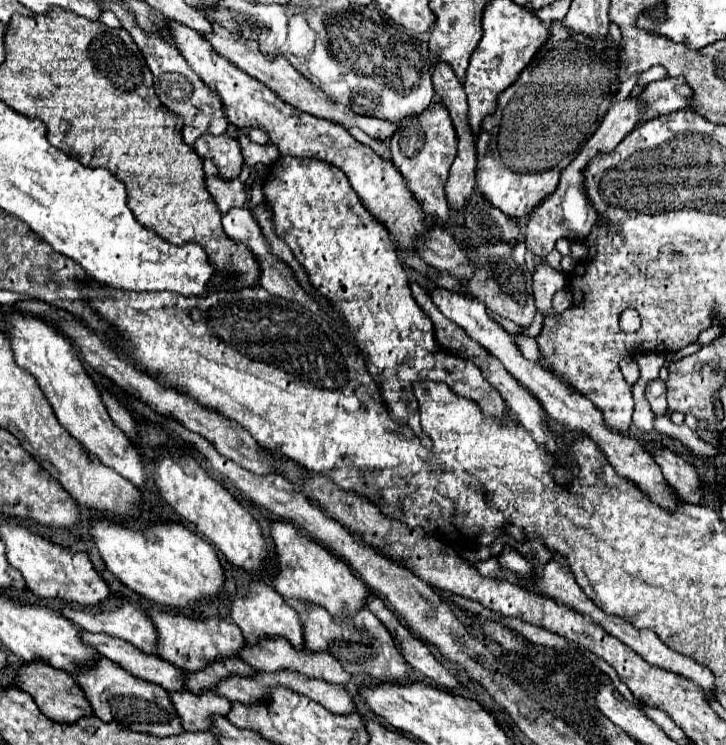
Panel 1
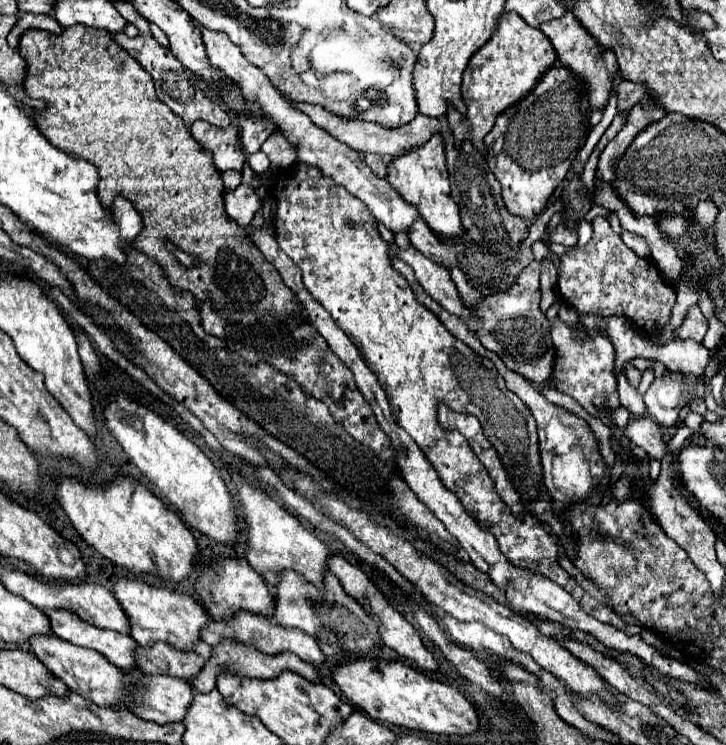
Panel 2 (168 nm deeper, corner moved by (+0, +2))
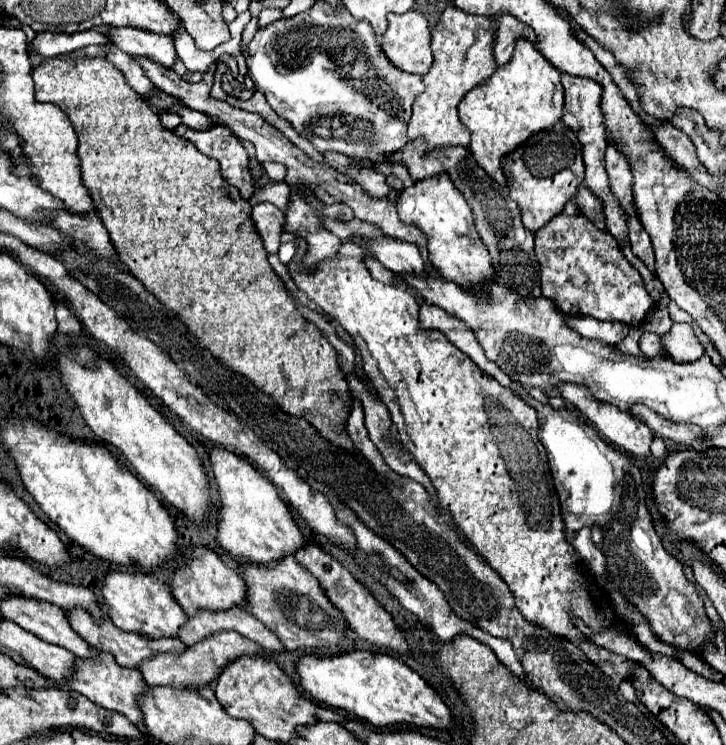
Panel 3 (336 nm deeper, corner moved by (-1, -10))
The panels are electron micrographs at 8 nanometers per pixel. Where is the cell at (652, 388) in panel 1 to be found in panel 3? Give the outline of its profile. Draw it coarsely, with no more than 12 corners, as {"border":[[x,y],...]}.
{"border":[[643,332],[639,348],[645,356],[661,358],[659,336]]}

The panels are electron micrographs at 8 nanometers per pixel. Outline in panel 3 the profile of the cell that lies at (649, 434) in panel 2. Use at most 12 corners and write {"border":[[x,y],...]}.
{"border":[[559,384],[601,436],[633,456],[649,456],[653,432],[575,384]]}

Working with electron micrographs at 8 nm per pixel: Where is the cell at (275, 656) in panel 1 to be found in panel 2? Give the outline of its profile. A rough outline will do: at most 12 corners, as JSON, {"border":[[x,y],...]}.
{"border":[[238,612],[210,620],[202,640],[252,644],[268,654],[294,652],[310,664],[326,656],[316,640],[272,618]]}

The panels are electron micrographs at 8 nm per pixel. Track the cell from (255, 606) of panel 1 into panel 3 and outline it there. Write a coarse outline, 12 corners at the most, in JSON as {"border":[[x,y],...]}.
{"border":[[189,548],[171,592],[189,618],[243,606],[247,584],[207,548]]}

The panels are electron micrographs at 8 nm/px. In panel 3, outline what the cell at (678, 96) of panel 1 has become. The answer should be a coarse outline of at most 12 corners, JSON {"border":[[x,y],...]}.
{"border":[[587,186],[575,196],[577,212],[605,230],[603,202]]}

